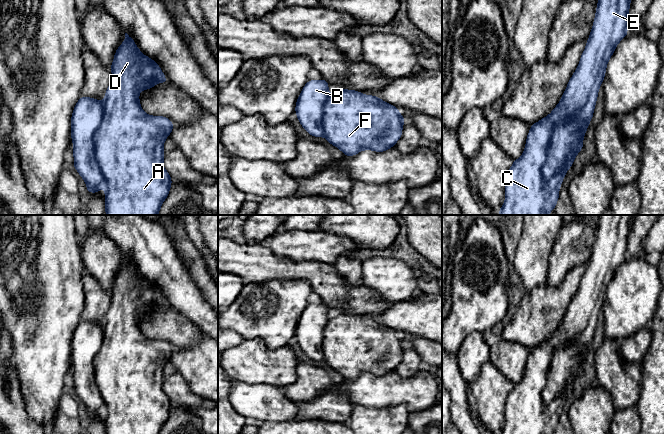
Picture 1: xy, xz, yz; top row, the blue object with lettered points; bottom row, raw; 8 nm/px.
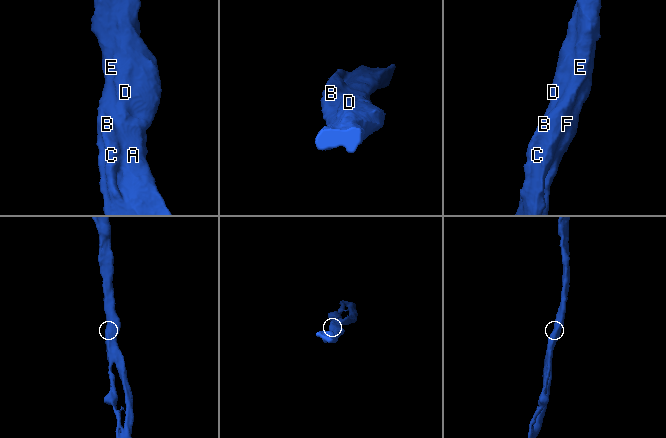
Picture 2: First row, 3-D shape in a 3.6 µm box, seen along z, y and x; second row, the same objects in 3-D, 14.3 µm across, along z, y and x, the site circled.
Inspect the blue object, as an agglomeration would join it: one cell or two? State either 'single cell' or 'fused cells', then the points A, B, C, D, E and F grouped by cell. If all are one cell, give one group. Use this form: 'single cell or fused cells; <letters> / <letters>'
single cell; A B C D E F

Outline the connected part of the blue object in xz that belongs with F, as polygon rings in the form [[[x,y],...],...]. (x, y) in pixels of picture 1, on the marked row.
[[[324,79],[308,80],[297,99],[295,113],[309,135],[325,137],[345,156],[355,156],[362,150],[383,152],[395,146],[405,122],[397,107],[355,90],[341,89],[330,95],[328,87]]]

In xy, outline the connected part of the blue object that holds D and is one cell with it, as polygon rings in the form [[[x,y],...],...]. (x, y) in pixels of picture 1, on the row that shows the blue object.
[[[127,33],[110,68],[112,80],[104,101],[81,96],[74,107],[71,118],[73,165],[86,182],[89,193],[105,188],[107,215],[158,215],[172,184],[163,166],[163,145],[174,125],[167,117],[145,113],[138,94],[152,89],[156,83],[169,81],[161,67],[143,55]]]

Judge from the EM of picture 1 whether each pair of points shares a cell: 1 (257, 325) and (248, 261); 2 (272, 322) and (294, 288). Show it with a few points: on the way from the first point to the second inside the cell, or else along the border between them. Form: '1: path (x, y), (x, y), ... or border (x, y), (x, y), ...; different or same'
1: border (274, 279), (246, 282); different
2: path (277, 314), (281, 305), (290, 296); same

